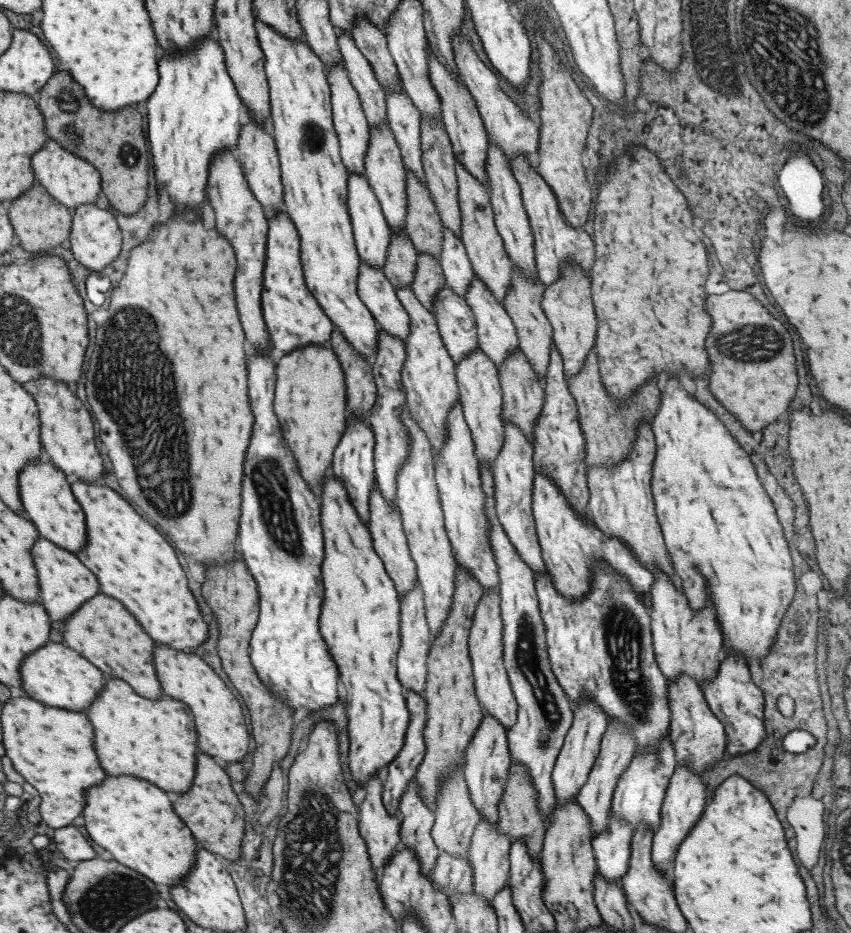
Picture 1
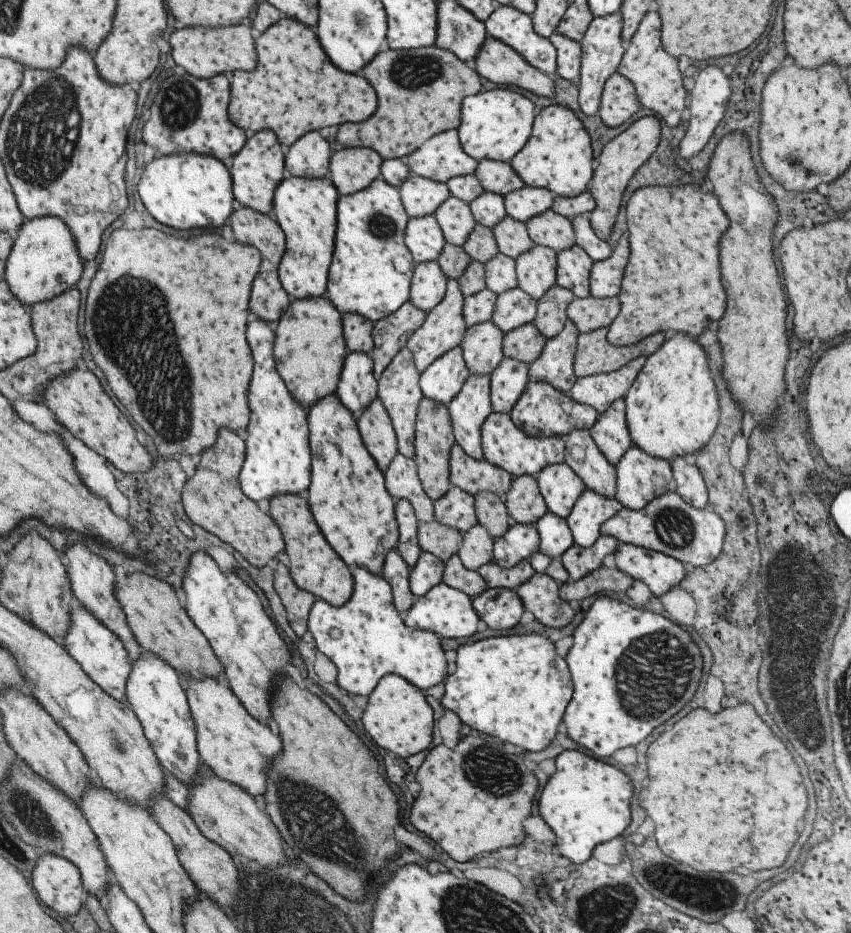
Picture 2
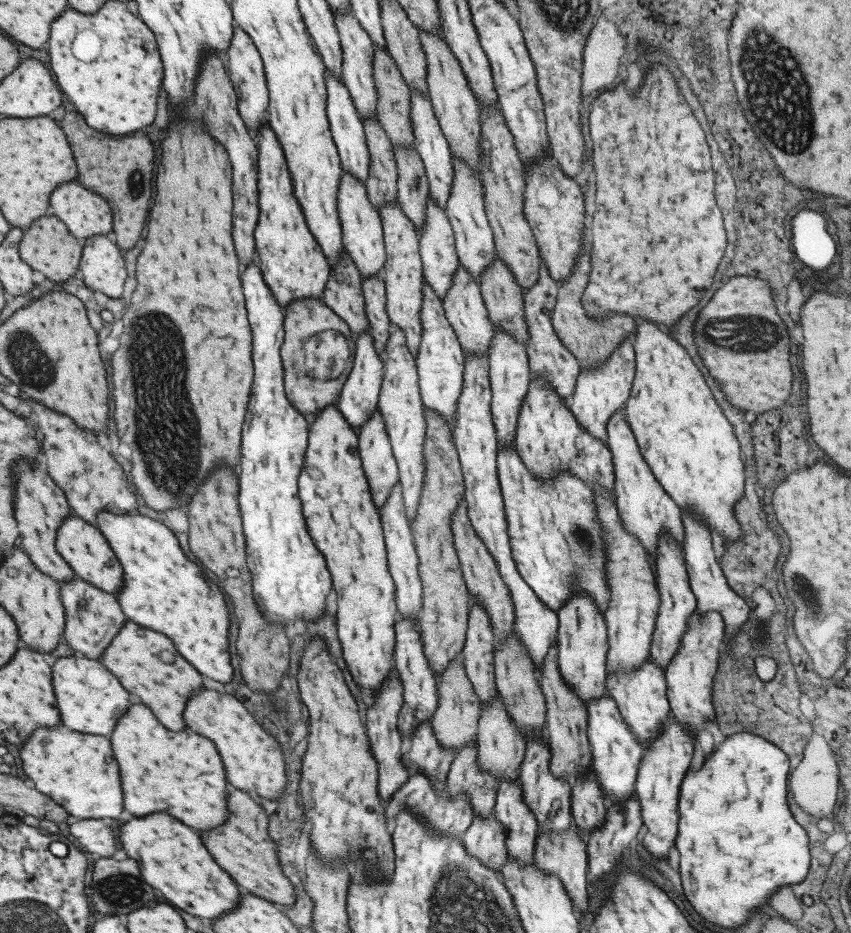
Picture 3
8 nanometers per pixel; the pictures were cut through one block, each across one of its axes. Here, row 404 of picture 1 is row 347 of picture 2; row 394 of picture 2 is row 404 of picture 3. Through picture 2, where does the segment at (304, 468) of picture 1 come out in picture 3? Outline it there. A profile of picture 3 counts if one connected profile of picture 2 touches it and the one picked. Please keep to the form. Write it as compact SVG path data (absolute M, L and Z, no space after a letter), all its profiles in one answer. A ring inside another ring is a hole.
M320 299L292 300L283 308L284 339L280 346L280 359L284 370L284 393L287 400L307 420L326 405L335 404L348 371L352 367L355 334Z

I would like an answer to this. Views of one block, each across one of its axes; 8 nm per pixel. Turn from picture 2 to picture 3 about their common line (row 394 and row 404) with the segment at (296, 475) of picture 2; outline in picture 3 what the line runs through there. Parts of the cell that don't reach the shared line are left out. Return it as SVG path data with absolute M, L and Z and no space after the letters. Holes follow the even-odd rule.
M249 264L241 274L241 288L245 296L245 310L249 316L251 336L253 336L253 384L251 396L245 412L245 422L241 428L241 444L239 445L239 462L236 467L238 484L238 508L241 516L244 536L244 553L246 567L251 573L251 594L262 611L262 615L270 622L284 628L287 621L295 618L315 620L325 608L325 596L329 592L331 580L325 568L325 560L321 552L317 552L311 542L305 518L301 514L301 503L298 497L297 480L303 466L303 458L307 448L309 421L287 400L284 393L284 370L280 359L280 346L284 339L284 313L274 299L269 287L265 284L257 264Z

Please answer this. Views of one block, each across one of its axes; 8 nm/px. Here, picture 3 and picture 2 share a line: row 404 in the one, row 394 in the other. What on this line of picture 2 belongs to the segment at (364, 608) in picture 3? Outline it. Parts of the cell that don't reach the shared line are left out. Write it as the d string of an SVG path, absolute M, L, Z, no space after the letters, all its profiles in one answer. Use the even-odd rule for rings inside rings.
M326 394L306 410L311 453L307 504L313 520L333 552L347 566L356 564L370 573L379 574L385 555L398 541L395 501L385 492L384 476L362 443L355 417L335 394Z

